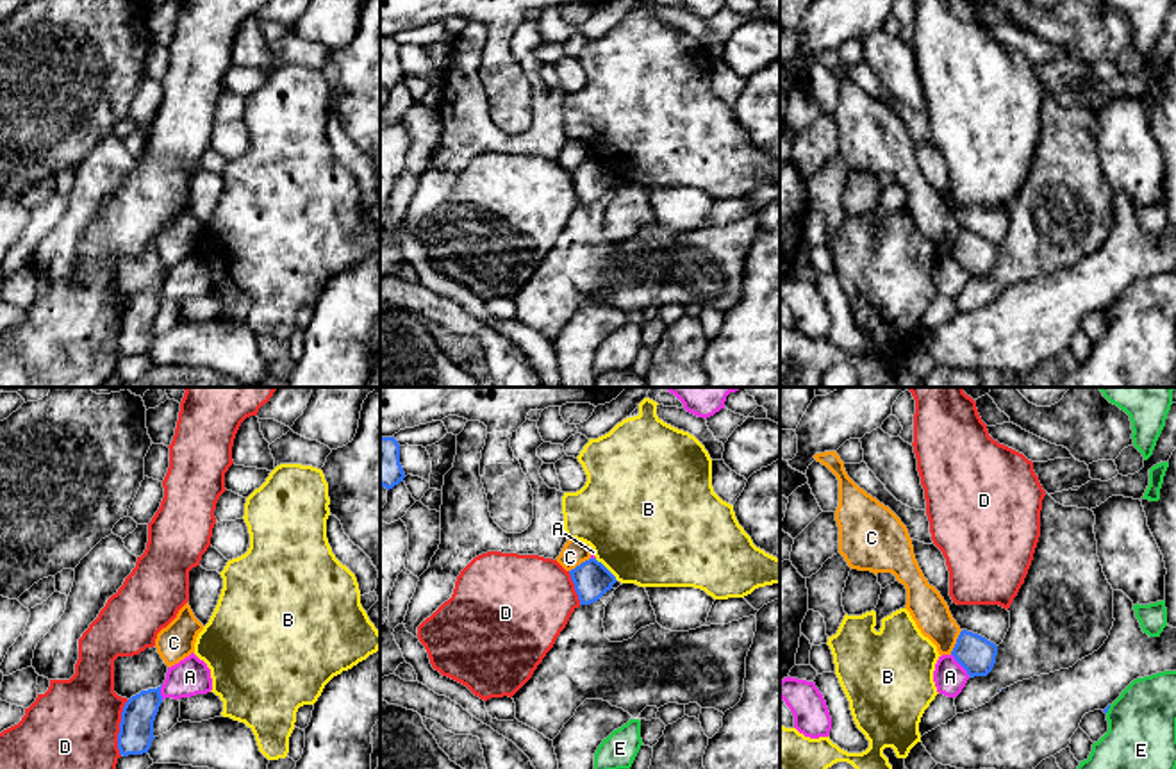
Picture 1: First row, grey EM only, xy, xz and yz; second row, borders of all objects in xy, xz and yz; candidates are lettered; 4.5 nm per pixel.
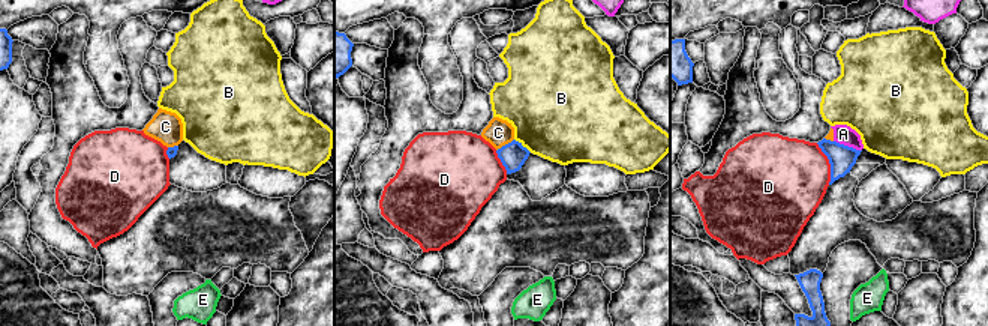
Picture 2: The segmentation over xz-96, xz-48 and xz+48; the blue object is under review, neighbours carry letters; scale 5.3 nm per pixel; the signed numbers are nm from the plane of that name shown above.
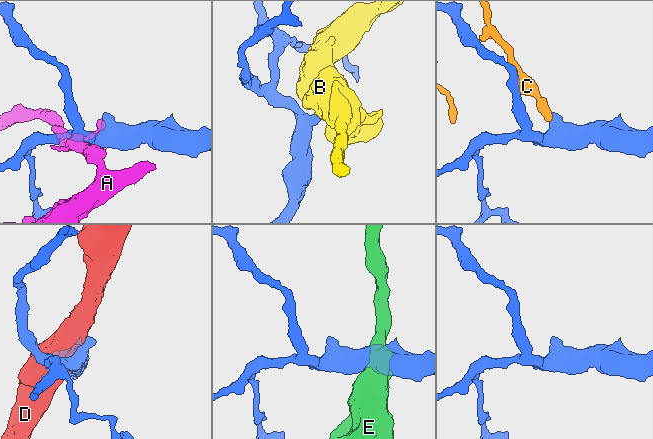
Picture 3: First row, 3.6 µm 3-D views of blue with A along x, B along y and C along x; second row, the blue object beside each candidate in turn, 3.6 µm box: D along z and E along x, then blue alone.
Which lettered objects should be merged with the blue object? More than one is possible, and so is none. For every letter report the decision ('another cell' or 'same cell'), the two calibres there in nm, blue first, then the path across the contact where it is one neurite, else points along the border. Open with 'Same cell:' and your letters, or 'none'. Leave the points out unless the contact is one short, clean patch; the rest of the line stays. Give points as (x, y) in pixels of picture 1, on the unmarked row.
Same cell: none
A: another cell | 170/150 nm
B: another cell | 170/500 nm | along xz (595, 159), (618, 181)
C: another cell | 170/160 nm | along yz (962, 231), (950, 254)
D: another cell | 160/460 nm
E: another cell | 20/340 nm

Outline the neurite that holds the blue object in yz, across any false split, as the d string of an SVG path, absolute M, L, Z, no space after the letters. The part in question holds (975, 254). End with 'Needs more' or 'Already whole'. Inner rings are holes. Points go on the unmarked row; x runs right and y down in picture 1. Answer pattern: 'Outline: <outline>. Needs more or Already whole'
Outline: M962 230L951 255L971 278L987 277L996 264L998 246L978 234Z. Already whole

